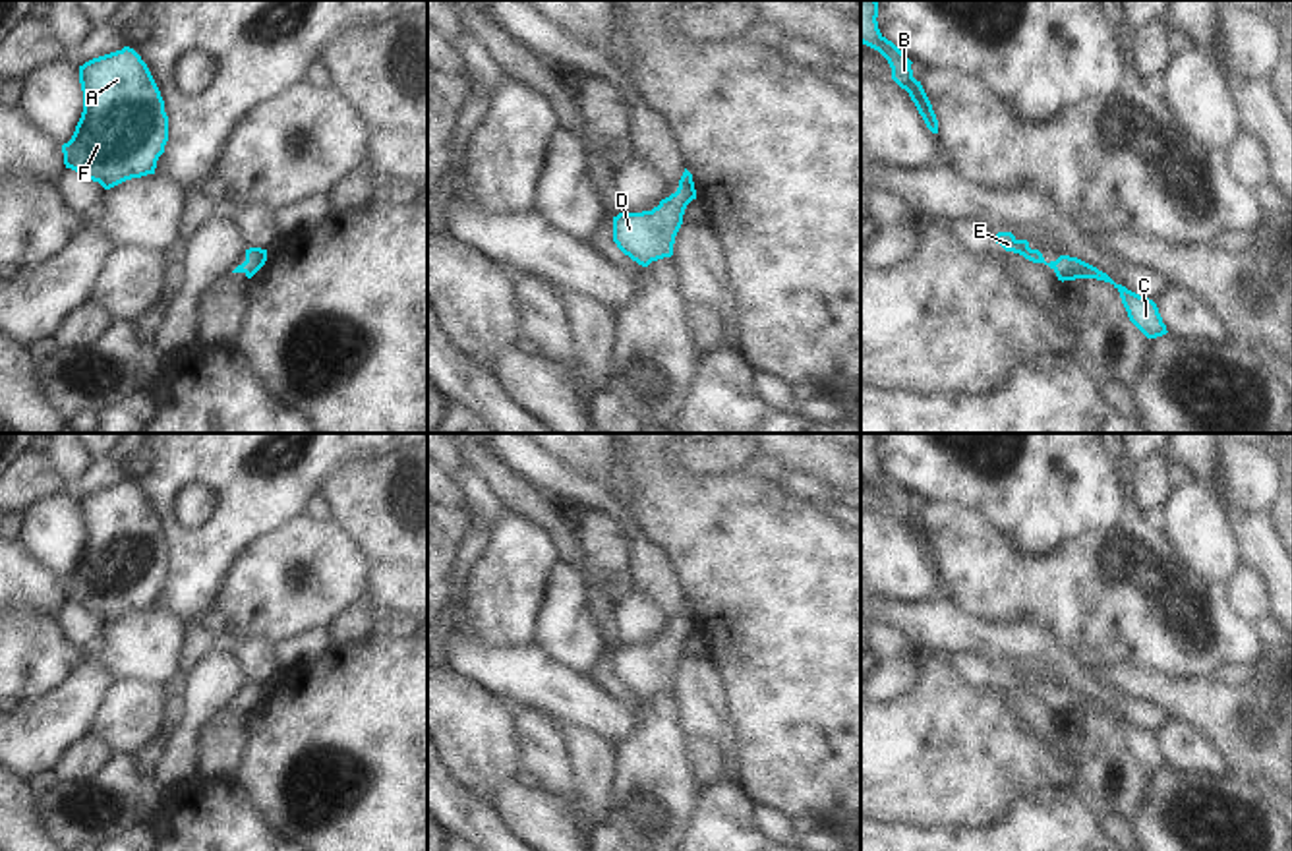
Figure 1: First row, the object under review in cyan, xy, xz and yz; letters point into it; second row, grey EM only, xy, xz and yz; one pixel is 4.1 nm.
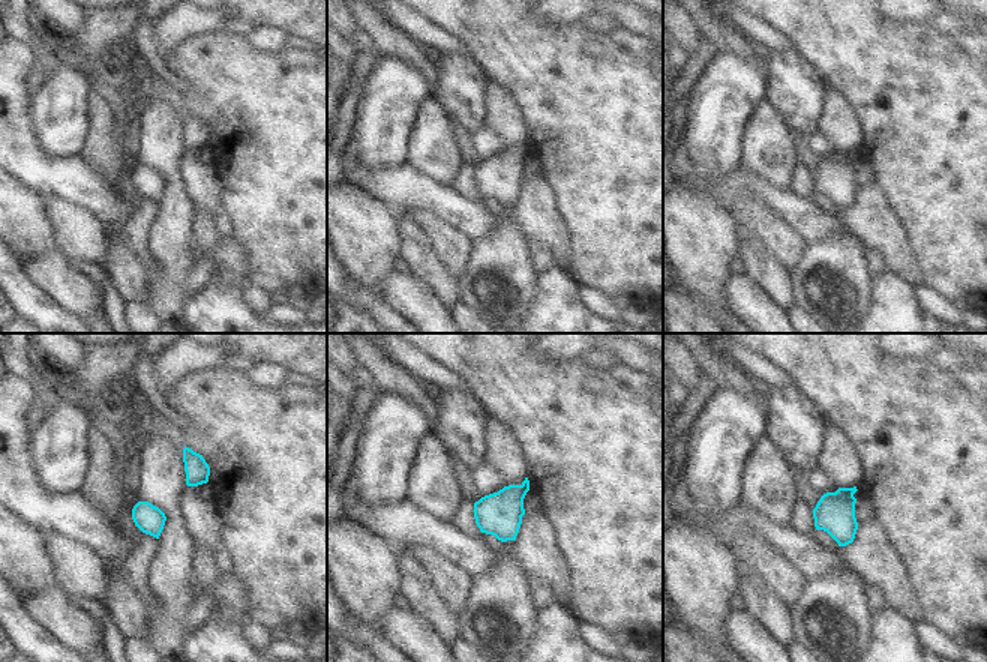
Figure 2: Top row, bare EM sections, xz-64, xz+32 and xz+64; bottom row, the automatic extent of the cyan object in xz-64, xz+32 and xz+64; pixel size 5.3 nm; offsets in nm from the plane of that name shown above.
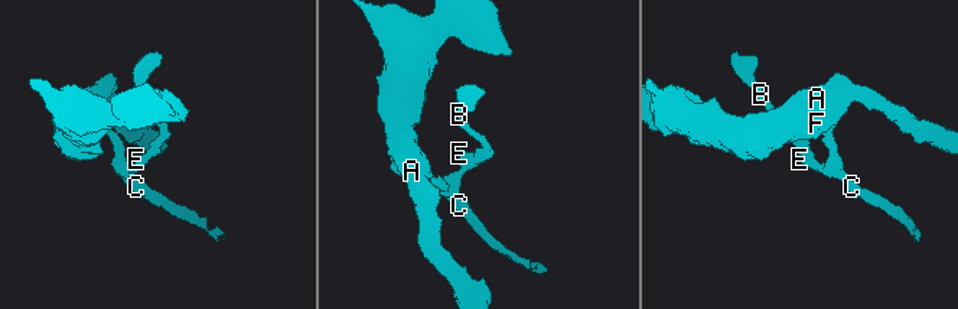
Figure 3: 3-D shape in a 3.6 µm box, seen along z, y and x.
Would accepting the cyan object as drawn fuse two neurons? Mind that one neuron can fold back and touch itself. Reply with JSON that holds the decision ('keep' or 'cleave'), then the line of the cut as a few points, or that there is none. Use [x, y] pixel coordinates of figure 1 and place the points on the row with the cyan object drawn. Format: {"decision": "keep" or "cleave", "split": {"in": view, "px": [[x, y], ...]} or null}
{"decision": "keep", "split": null}

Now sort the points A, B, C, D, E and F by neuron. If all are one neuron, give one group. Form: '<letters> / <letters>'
A B C D E F

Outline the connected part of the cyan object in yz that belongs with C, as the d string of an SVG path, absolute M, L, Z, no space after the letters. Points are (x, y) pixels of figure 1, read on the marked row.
M998 232L996 244L1000 244L1006 251L1019 253L1033 263L1048 265L1062 282L1075 279L1097 279L1110 282L1120 292L1130 321L1147 338L1157 338L1168 333L1153 300L1143 298L1122 284L1116 284L1106 273L1099 271L1097 267L1070 255L1060 255L1056 261L1046 263L1039 249L1031 249L1027 240L1017 240L1012 232Z

